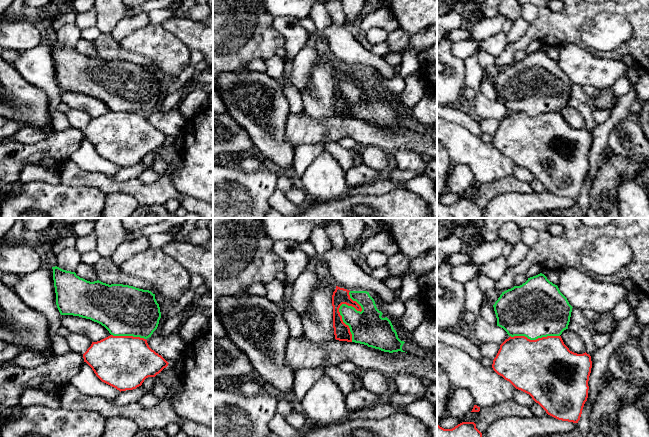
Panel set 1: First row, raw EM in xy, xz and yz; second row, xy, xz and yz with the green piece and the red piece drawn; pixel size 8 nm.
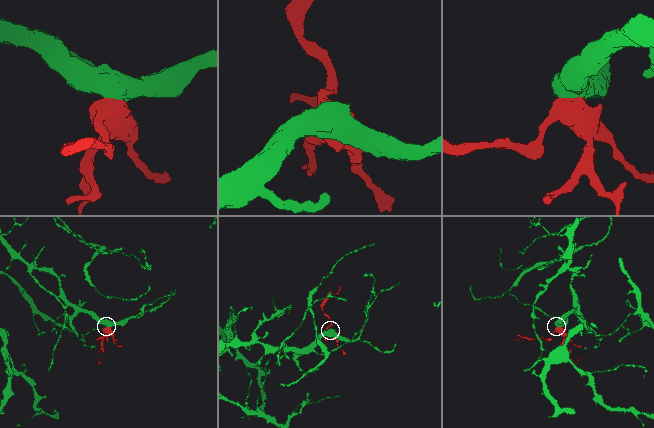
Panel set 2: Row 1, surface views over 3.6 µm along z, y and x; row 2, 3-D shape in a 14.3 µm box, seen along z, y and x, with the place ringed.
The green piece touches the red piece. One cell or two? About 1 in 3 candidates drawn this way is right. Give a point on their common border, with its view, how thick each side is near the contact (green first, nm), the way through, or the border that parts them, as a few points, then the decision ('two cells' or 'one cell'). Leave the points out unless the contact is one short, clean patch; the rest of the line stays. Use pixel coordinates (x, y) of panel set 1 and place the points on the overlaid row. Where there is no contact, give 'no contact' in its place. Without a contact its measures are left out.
contact xz (343, 304); calibres 260 and 130 nm; two cells

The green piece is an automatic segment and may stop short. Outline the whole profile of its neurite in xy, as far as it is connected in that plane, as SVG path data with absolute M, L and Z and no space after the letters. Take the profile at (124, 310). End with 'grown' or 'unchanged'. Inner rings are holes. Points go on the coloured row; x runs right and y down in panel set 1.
M52 267L56 305L61 315L90 319L104 326L113 336L133 336L147 339L157 329L161 312L155 294L123 284L106 284L99 280L90 282L75 272Z | unchanged

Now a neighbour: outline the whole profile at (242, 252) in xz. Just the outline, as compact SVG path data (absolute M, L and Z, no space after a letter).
M213 218L213 312L220 298L238 295L254 283L268 283L278 272L285 272L285 263L273 252L273 244L265 233L261 218Z

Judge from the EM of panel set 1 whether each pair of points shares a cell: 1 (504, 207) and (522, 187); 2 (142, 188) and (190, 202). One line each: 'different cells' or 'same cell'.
1: different cells
2: different cells

